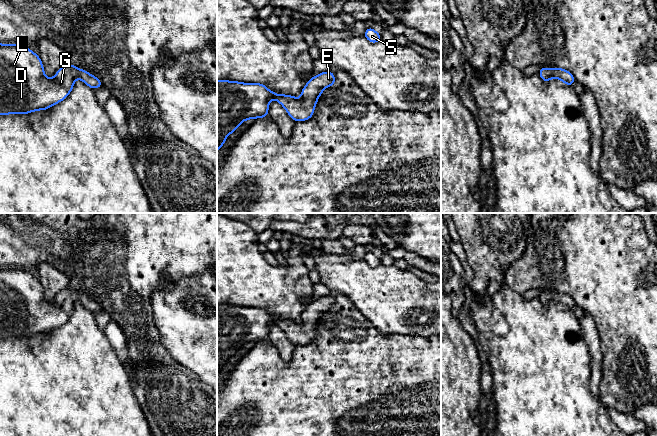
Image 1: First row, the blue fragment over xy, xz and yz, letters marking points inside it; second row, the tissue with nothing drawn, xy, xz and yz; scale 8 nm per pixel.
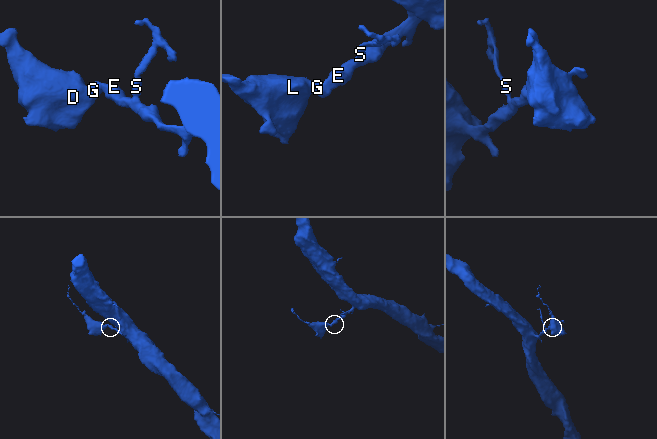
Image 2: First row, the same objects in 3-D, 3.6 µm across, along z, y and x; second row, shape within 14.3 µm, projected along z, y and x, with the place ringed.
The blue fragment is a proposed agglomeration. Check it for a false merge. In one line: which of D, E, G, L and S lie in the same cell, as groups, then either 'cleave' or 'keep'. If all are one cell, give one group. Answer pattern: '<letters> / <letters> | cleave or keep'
D E G L S | keep

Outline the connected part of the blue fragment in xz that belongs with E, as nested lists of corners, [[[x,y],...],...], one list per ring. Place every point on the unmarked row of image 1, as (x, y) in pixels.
[[[332,295],[319,297],[309,303],[301,315],[301,322],[298,323],[291,319],[275,318],[265,308],[217,304],[217,376],[225,367],[227,360],[233,357],[244,344],[267,341],[271,323],[278,325],[295,346],[305,345],[314,339],[317,324],[324,313],[332,309],[336,309]]]

